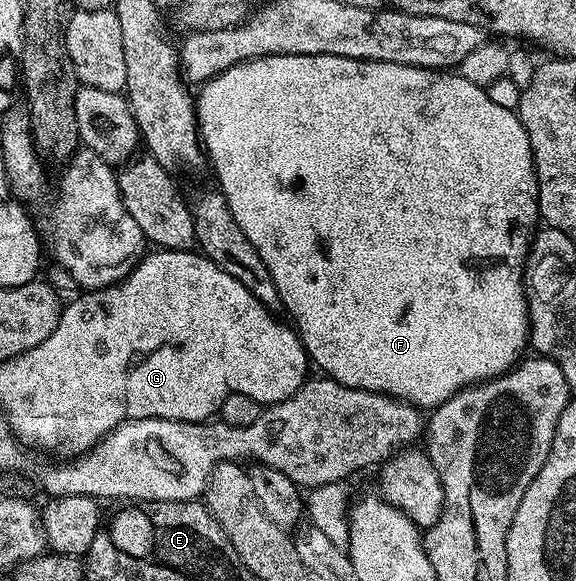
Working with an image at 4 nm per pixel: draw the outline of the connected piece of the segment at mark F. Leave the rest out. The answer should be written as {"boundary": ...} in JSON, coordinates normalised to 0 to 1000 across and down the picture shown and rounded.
{"boundary":[[[503,91],[444,98],[434,105],[403,112],[399,119],[387,120],[347,148],[339,167],[339,179],[342,225],[349,231],[349,246],[361,282],[365,286],[370,282],[370,291],[377,296],[375,324],[389,336],[408,384],[415,384],[415,391],[422,391],[422,404],[429,404],[429,411],[436,411],[436,425],[443,425],[443,432],[450,432],[450,446],[457,446],[457,453],[464,453],[464,466],[470,466],[470,480],[477,480],[477,494],[484,494],[484,511],[493,537],[502,537],[500,551],[512,561],[516,577],[521,580],[531,608],[536,609],[538,623],[549,633],[552,628],[564,640],[559,644],[566,651],[587,656],[592,663],[611,670],[672,676],[679,683],[689,683],[694,690],[705,690],[708,697],[722,697],[733,707],[750,707],[776,687],[788,683],[797,671],[811,668],[813,663],[833,663],[839,656],[851,656],[854,649],[872,649],[906,620],[908,609],[913,606],[910,601],[915,601],[918,594],[918,515],[915,484],[908,472],[913,468],[915,451],[922,442],[922,417],[936,392],[936,365],[932,361],[932,289],[925,279],[922,239],[908,219],[905,203],[892,189],[863,182],[854,174],[852,164],[845,164],[840,150],[825,143],[811,143],[811,136],[804,136],[799,124],[793,122],[736,119],[726,112],[694,112],[670,105],[625,105],[589,95],[505,95]]]}

